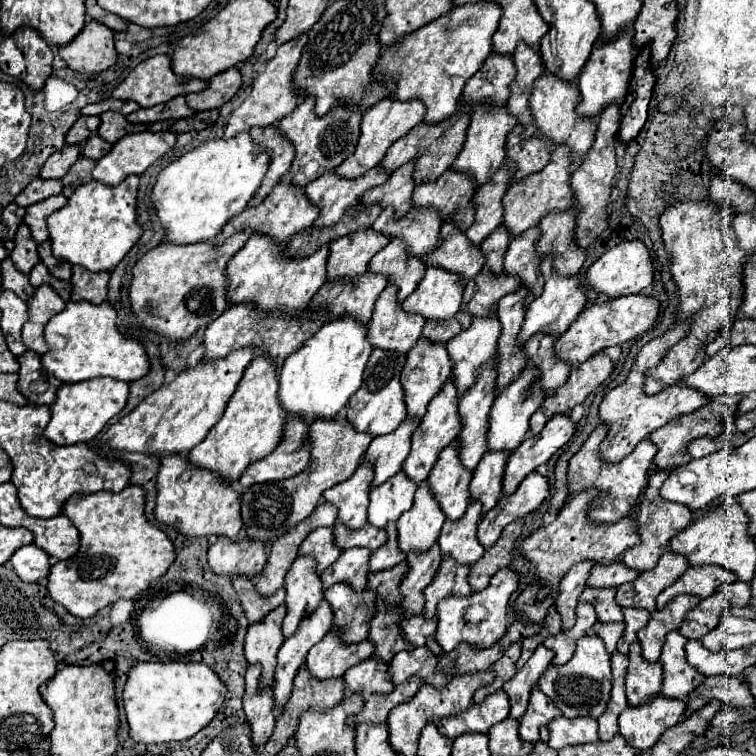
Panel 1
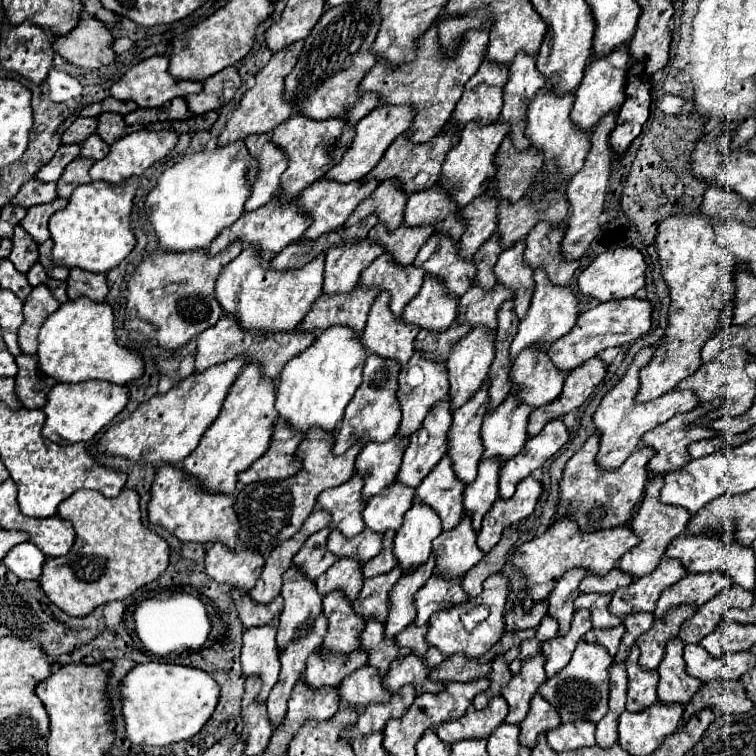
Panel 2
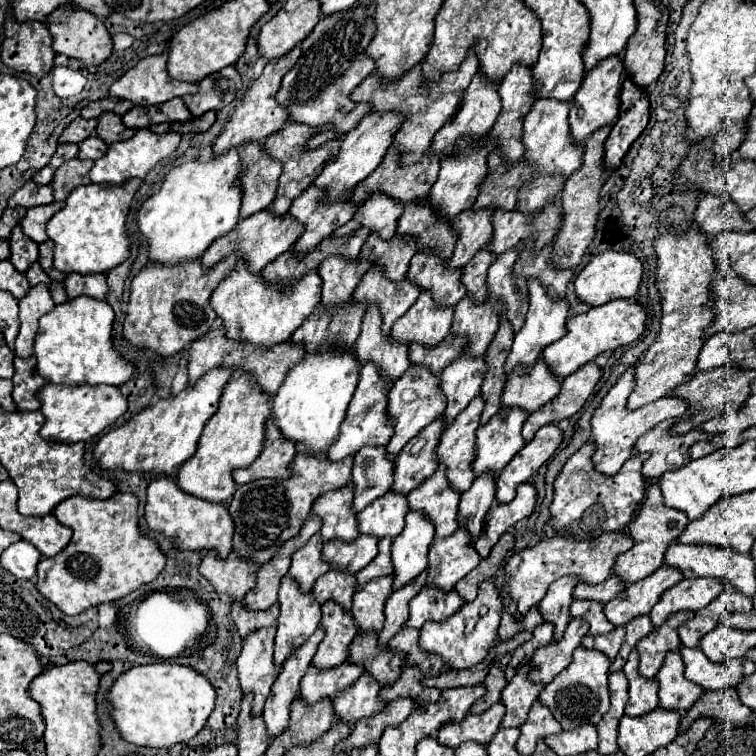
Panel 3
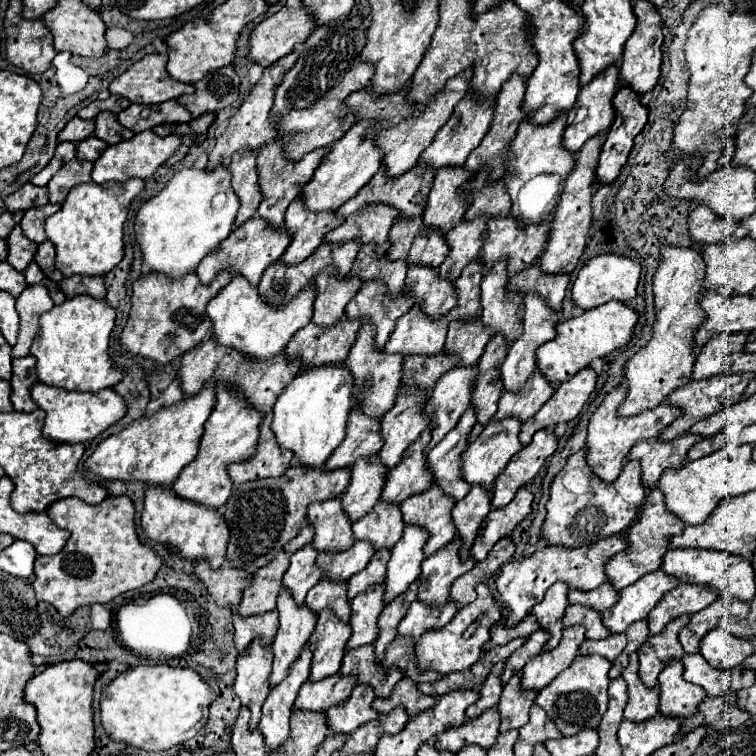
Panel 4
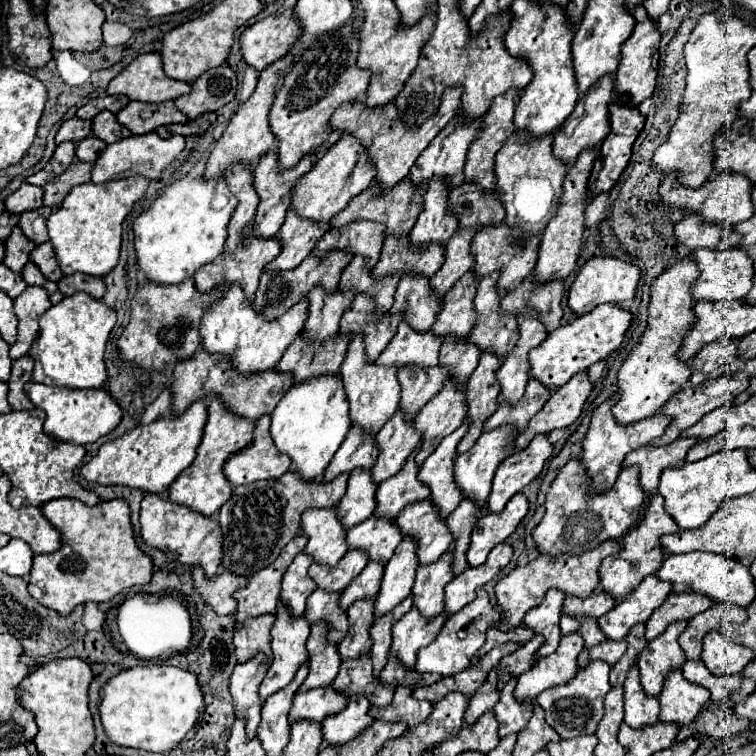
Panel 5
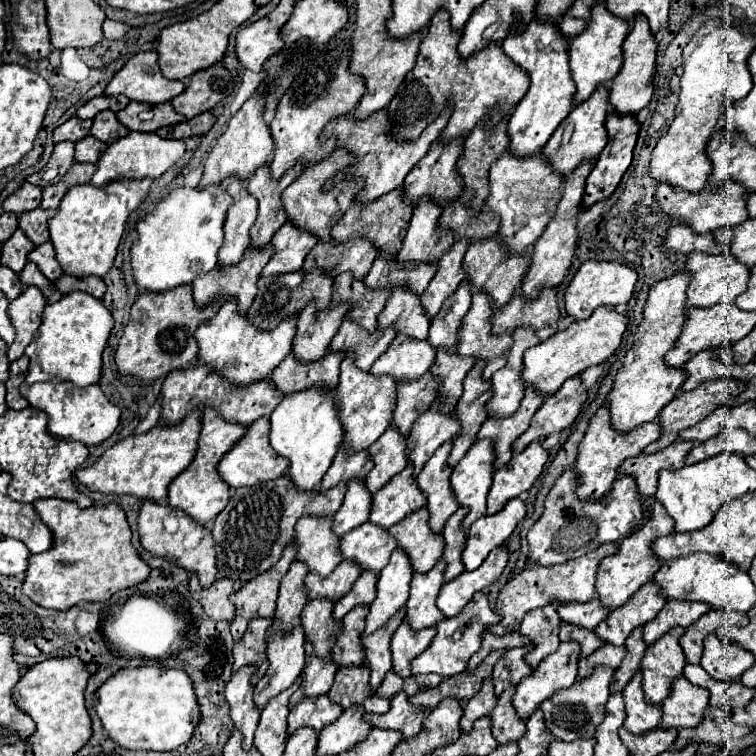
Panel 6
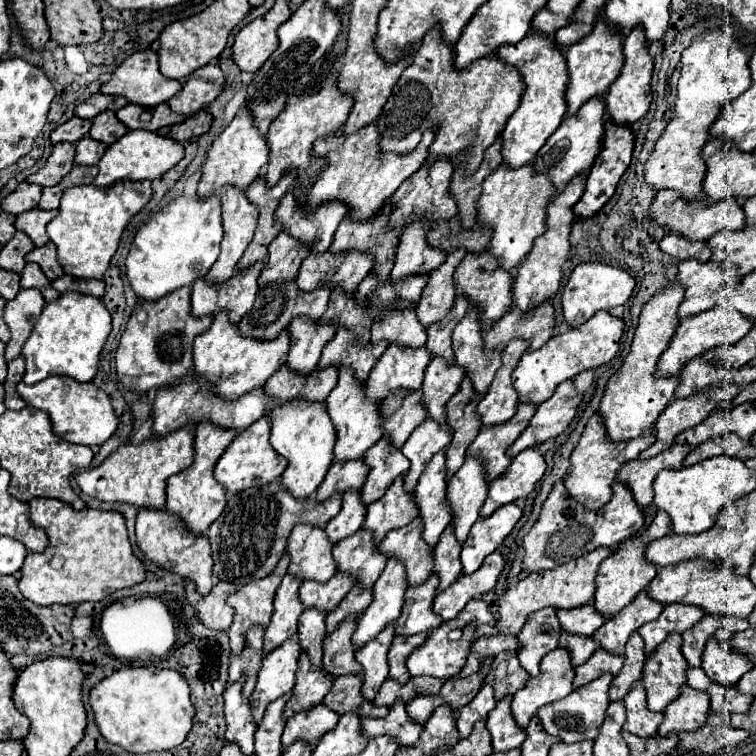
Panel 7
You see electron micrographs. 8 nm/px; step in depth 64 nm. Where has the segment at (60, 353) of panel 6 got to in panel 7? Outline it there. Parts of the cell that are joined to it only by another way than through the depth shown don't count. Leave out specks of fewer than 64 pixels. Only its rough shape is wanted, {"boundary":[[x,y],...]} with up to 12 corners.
{"boundary":[[64,292],[28,342],[24,382],[92,382],[112,318]]}

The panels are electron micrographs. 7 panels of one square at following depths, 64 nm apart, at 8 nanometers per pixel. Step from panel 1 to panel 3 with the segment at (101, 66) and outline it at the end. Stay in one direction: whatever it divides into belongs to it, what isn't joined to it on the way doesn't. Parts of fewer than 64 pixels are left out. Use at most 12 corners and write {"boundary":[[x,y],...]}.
{"boundary":[[58,8],[46,24],[58,54],[98,66],[112,36],[86,10]]}

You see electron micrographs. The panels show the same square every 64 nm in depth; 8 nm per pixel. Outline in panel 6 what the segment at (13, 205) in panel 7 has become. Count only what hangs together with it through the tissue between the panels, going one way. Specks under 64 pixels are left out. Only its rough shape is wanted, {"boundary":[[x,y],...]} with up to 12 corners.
{"boundary":[[24,182],[4,200],[4,210],[22,214],[38,208],[42,190]]}

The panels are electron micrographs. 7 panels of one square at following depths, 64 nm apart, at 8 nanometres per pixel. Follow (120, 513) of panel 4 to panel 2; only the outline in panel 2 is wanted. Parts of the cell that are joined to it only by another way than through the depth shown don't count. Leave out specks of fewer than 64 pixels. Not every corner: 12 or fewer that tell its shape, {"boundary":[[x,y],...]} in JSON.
{"boundary":[[136,490],[60,504],[70,554],[40,584],[70,616],[128,598],[168,566]]}

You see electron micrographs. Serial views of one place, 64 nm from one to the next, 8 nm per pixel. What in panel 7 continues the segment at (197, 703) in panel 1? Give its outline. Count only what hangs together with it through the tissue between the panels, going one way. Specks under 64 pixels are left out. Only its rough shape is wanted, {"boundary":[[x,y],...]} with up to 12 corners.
{"boundary":[[120,668],[90,692],[104,738],[180,746],[194,720],[176,670]]}

